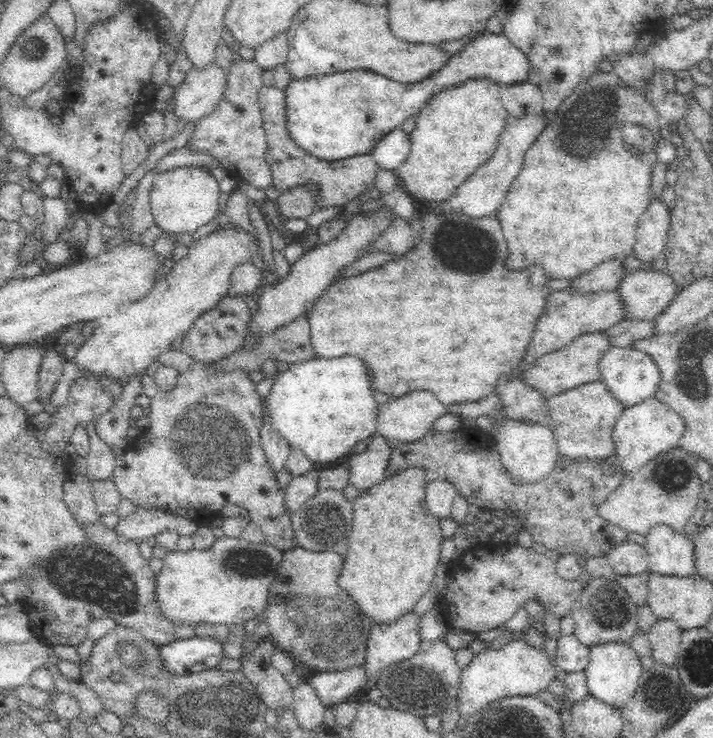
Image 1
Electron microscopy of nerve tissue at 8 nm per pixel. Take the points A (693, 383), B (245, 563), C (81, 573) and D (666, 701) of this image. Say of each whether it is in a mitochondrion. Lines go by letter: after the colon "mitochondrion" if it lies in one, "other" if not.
A: mitochondrion
B: mitochondrion
C: mitochondrion
D: mitochondrion

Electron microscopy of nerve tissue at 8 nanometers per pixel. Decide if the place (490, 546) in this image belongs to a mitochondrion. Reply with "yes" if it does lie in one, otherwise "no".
no

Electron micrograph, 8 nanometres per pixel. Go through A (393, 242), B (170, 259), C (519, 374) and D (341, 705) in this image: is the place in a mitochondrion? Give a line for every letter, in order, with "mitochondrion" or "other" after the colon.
A: other
B: other
C: other
D: other

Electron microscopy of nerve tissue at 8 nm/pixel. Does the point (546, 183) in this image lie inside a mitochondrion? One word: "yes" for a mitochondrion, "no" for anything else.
no

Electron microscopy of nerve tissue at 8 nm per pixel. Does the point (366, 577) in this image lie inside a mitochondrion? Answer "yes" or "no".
no

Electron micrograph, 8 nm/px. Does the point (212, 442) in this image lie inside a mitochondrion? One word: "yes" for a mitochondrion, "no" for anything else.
yes

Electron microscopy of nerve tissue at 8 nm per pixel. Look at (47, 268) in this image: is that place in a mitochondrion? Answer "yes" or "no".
no

